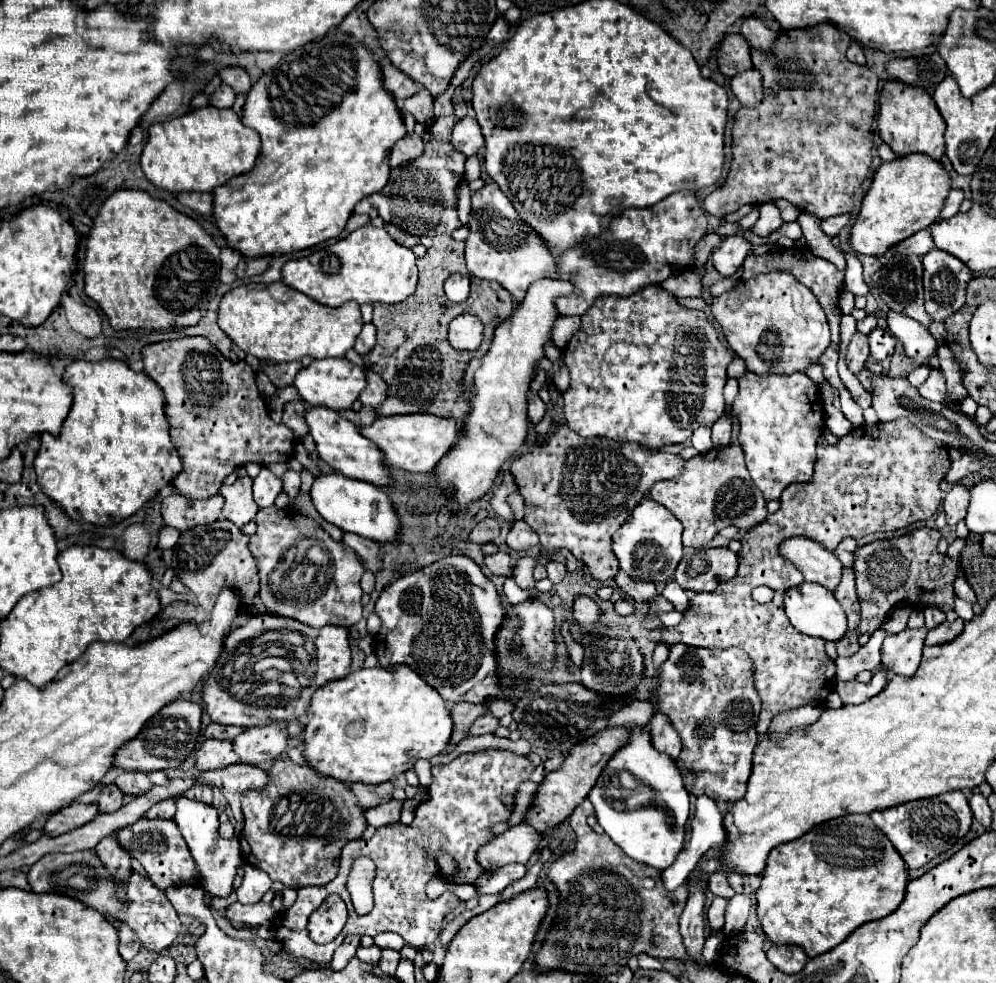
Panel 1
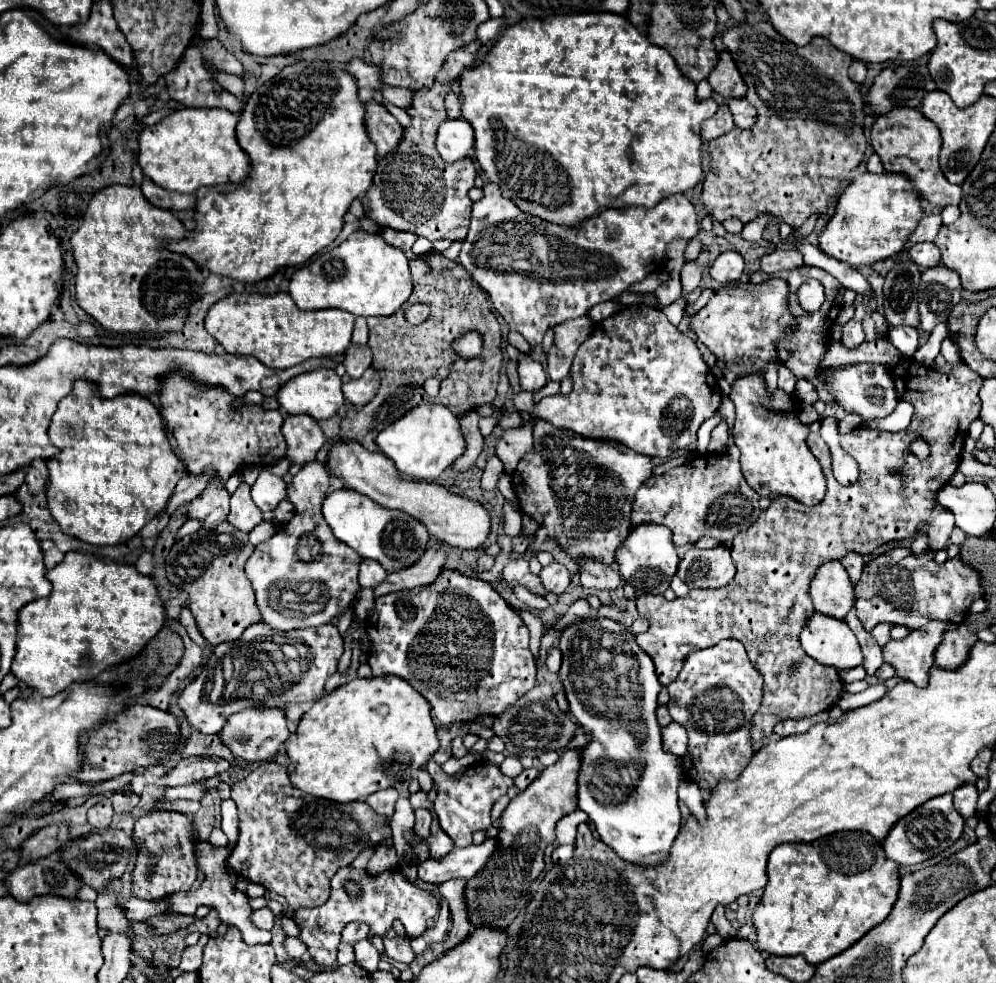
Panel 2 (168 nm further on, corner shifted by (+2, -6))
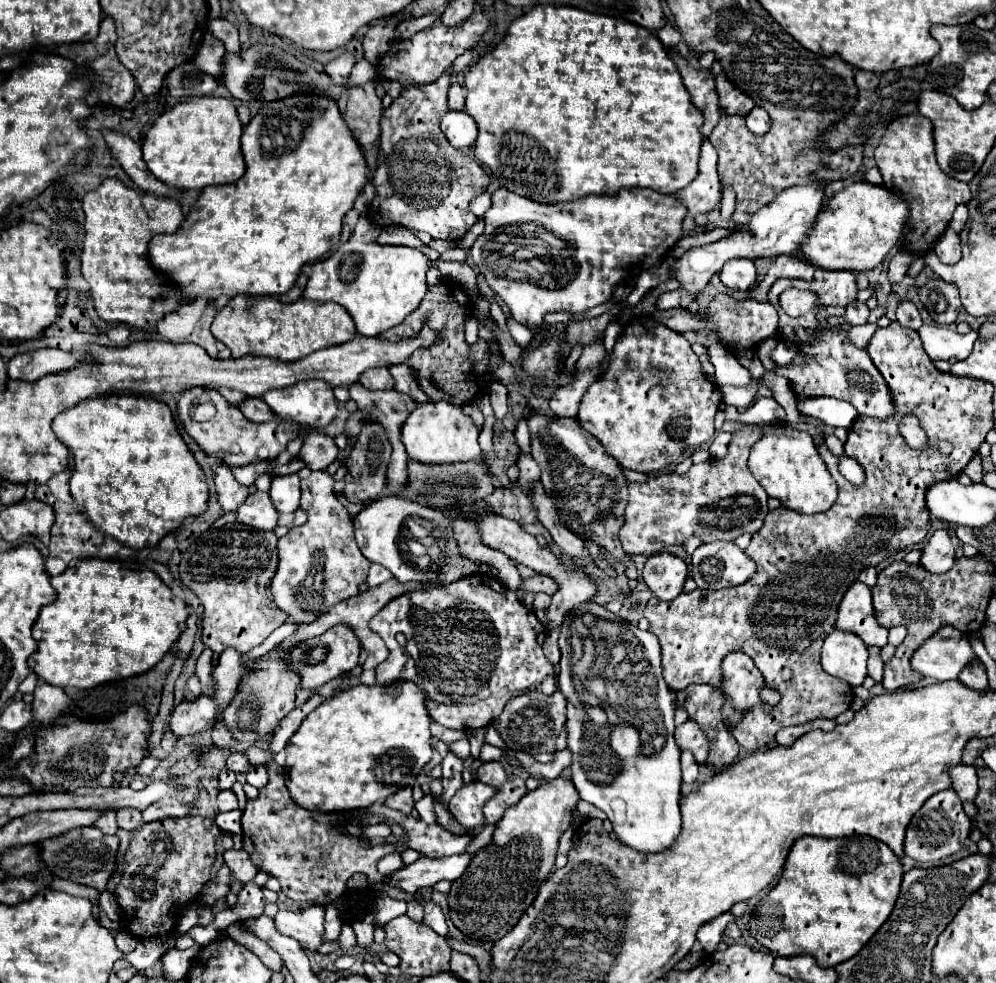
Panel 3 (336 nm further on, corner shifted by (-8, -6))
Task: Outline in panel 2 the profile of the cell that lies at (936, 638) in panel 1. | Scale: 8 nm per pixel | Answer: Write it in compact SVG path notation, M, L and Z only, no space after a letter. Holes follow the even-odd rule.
M957 625L949 629L945 633L941 647L935 651L935 665L939 669L949 669L949 671L963 667L975 641L977 641L977 635L969 633L965 625Z

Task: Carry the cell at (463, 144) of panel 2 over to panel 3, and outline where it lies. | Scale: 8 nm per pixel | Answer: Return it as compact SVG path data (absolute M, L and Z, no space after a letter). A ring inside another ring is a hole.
M449 111L441 121L441 131L445 133L447 141L461 151L473 147L477 139L477 123L471 115L461 111Z

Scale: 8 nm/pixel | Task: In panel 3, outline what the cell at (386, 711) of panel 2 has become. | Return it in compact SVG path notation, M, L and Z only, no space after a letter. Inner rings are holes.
M399 681L399 683L391 683L387 687L379 687L379 685L357 685L357 687L349 687L339 691L337 695L333 695L329 701L321 703L315 711L311 711L305 721L301 723L301 727L297 729L297 733L291 737L289 745L287 745L287 787L289 793L293 797L293 801L309 811L317 809L317 811L347 811L347 809L359 809L359 807L369 807L377 801L383 801L385 797L393 795L395 791L413 785L417 773L431 761L433 757L433 747L431 747L431 717L427 715L427 699L423 695L423 691L419 691L413 683L409 681Z

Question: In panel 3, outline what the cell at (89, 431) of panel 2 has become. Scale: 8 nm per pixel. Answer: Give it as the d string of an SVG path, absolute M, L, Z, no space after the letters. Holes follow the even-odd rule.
M107 395L85 399L65 409L53 421L55 435L71 451L71 495L79 511L89 517L89 523L109 537L115 537L125 547L153 547L161 537L175 531L183 519L205 511L209 487L189 447L181 439L171 409L153 397L145 395Z

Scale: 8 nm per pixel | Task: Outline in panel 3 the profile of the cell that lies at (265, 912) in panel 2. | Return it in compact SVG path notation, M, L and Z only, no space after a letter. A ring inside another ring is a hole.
M311 905L303 911L279 911L275 915L275 925L277 929L293 937L301 943L301 947L317 951L319 945L323 943L321 933L323 933L323 917L325 917L325 907L321 905Z

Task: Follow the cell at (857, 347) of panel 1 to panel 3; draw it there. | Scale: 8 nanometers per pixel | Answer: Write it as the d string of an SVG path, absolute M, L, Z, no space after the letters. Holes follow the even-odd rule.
M851 303L843 315L843 321L849 325L865 325L869 319L869 309L865 303Z

